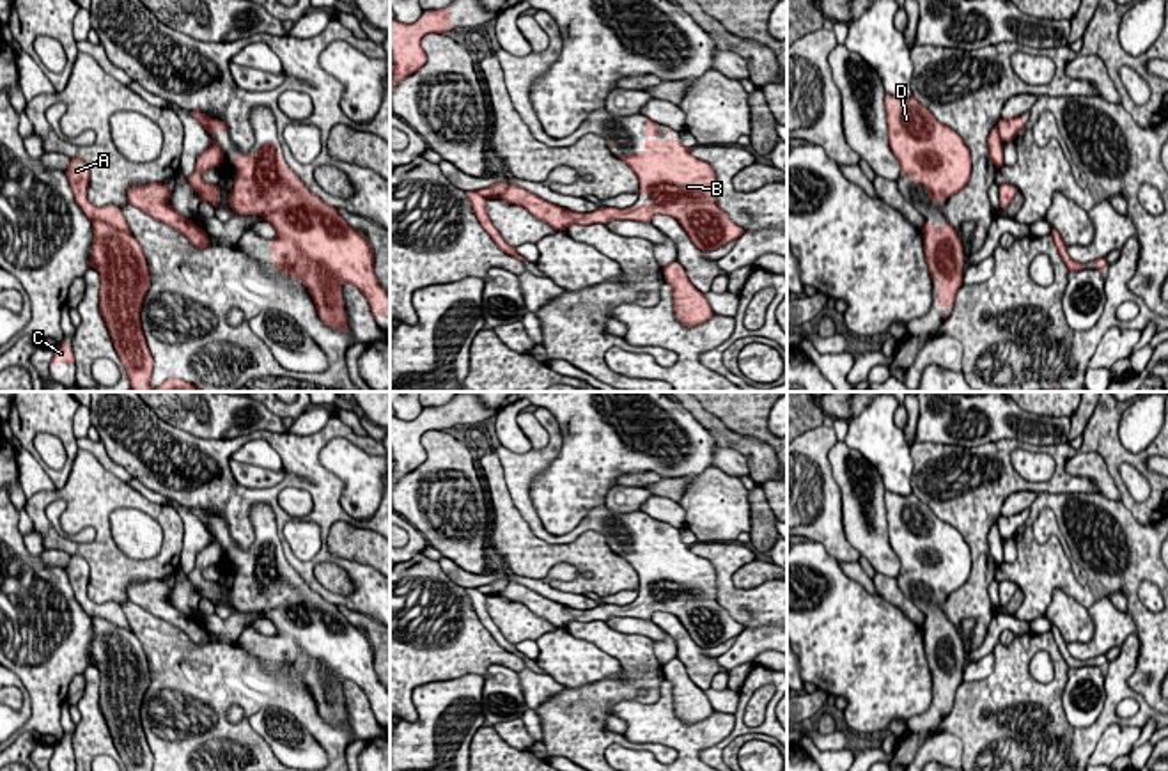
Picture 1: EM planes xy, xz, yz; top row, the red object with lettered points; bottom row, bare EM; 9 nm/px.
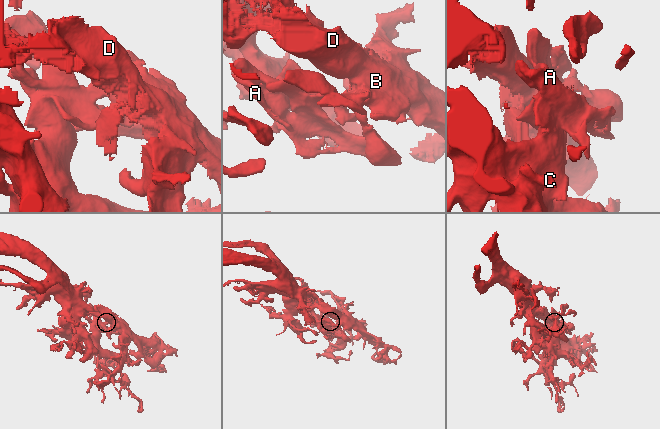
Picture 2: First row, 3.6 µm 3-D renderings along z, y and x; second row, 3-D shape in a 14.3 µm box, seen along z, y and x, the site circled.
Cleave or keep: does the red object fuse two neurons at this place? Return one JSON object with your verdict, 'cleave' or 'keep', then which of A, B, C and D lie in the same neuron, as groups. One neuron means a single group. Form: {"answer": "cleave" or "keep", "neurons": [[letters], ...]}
{"answer": "keep", "neurons": [["A", "B", "C", "D"]]}

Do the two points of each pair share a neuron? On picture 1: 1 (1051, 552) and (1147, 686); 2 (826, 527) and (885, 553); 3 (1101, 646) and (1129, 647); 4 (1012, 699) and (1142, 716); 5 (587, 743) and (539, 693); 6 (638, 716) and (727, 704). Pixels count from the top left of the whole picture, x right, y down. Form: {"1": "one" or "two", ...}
{"1": "one", "2": "two", "3": "two", "4": "one", "5": "two", "6": "two"}

